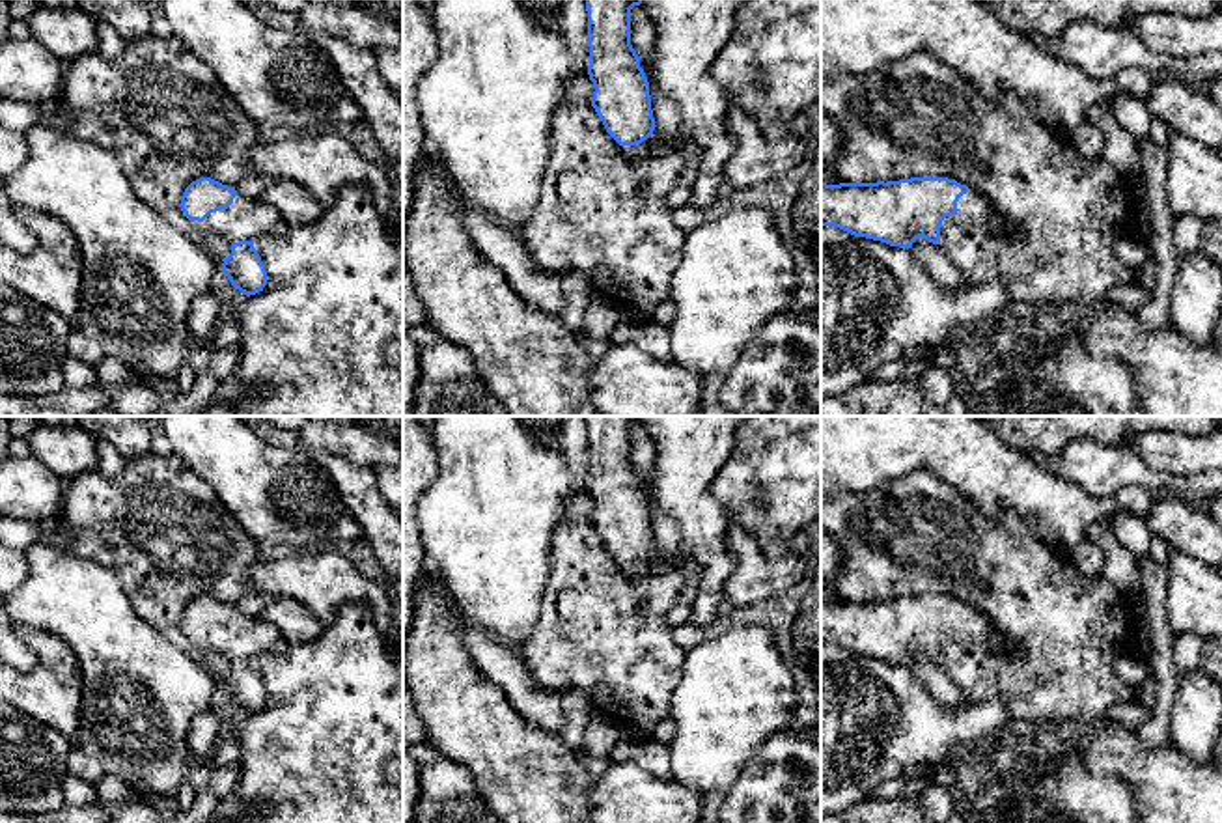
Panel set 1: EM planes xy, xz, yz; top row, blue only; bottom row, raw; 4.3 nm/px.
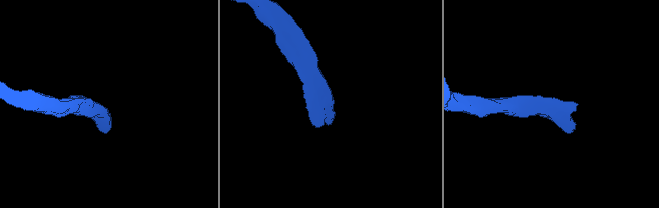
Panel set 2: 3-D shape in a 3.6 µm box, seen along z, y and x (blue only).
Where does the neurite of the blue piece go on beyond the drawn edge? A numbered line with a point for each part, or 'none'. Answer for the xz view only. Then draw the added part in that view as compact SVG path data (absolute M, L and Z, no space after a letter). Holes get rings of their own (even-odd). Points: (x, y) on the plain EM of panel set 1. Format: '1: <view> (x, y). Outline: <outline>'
1: xz (657, 560). Outline: M655 545L653 552L647 558L644 558L642 562L619 564L619 567L623 567L632 577L646 577L659 569L664 569L666 565L683 565L685 567L685 562L681 558L664 554L657 545Z

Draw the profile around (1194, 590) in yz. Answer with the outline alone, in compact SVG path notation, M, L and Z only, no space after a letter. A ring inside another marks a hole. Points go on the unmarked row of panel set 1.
M1170 549L1168 621L1175 633L1203 640L1222 638L1222 573L1196 558Z

